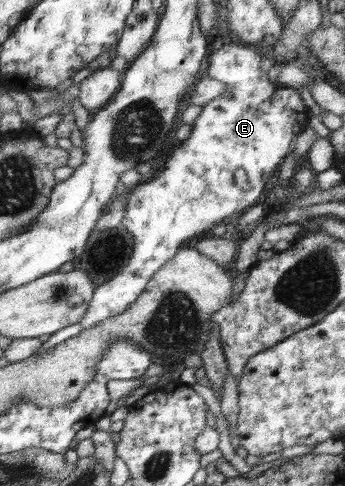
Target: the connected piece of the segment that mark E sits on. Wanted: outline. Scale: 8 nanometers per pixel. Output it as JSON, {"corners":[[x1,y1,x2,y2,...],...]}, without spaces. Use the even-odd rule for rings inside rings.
{"corners":[[236,40,229,44,224,43,221,48,211,51,210,58,207,61,206,75,226,83,228,91,202,108,196,121,191,124,190,135,179,147,175,147,168,154,165,168,162,171,155,171,150,181,139,183,127,195,127,210,122,225,134,237,132,257,130,257,128,265,112,281,102,283,100,287,94,289,94,297,88,305,86,317,80,323,66,327,54,336,48,337,49,340,43,343,38,357,50,353,52,349,56,349,60,343,64,343,68,339,73,339,88,329,98,327,106,319,118,317,124,311,128,311,138,301,140,295,147,291,151,279,179,253,182,241,188,241,196,235,202,235,204,231,208,231,216,225,229,223,234,217,241,215,245,210,258,203,258,199,262,197,266,183,270,181,272,173,276,171,278,165,282,164,282,159,294,149,294,139,298,133,309,127,310,111,300,96,300,89,308,88,307,83,298,88,278,89,276,87,274,89,272,87,274,83,268,83,268,79,266,79,264,85,260,85,260,69,256,67,256,63,260,63,263,52,259,46,243,44],[238,169,244,169,247,173,248,182,251,185,249,190,242,190,234,183]]}

